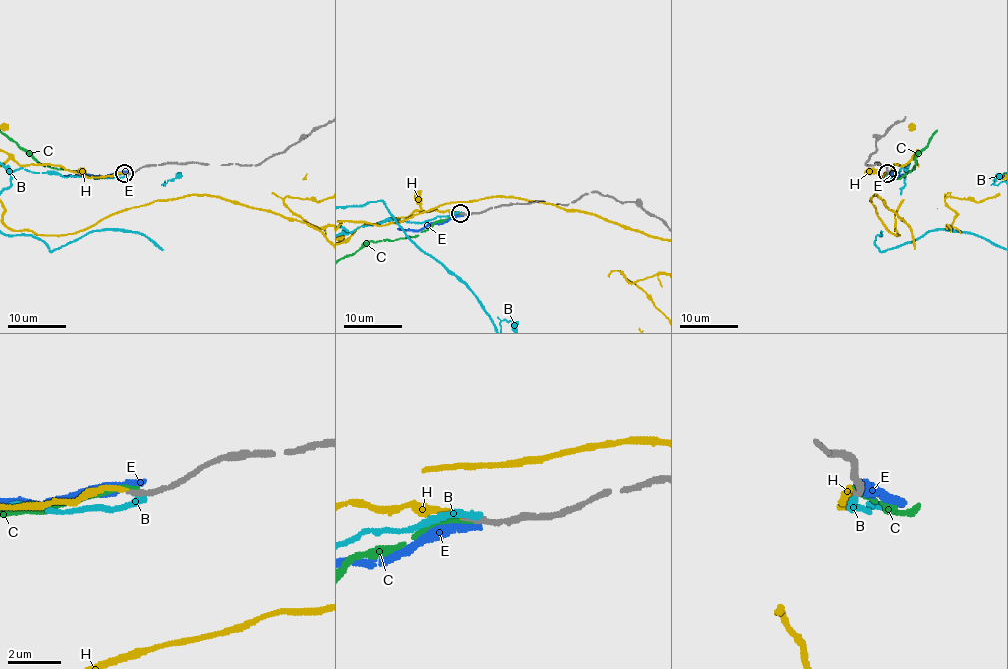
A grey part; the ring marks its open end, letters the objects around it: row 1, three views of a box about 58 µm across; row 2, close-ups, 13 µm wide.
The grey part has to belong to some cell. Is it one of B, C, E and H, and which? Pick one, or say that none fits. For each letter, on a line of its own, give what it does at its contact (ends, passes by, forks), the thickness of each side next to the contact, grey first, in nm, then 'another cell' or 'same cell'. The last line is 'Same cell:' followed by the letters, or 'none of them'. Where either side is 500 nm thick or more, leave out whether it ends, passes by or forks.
B: it ends there; 260 nm thick on the grey side, 240 nm on the other; another cell
C: it ends there; 240 nm thick on the grey side, 200 nm on the other; another cell
E: it ends there; 240 nm thick on the grey side, 400 nm on the other; another cell
H: it ends there; 220 nm thick on the grey side, 200 nm on the other; same cell
Same cell: H

